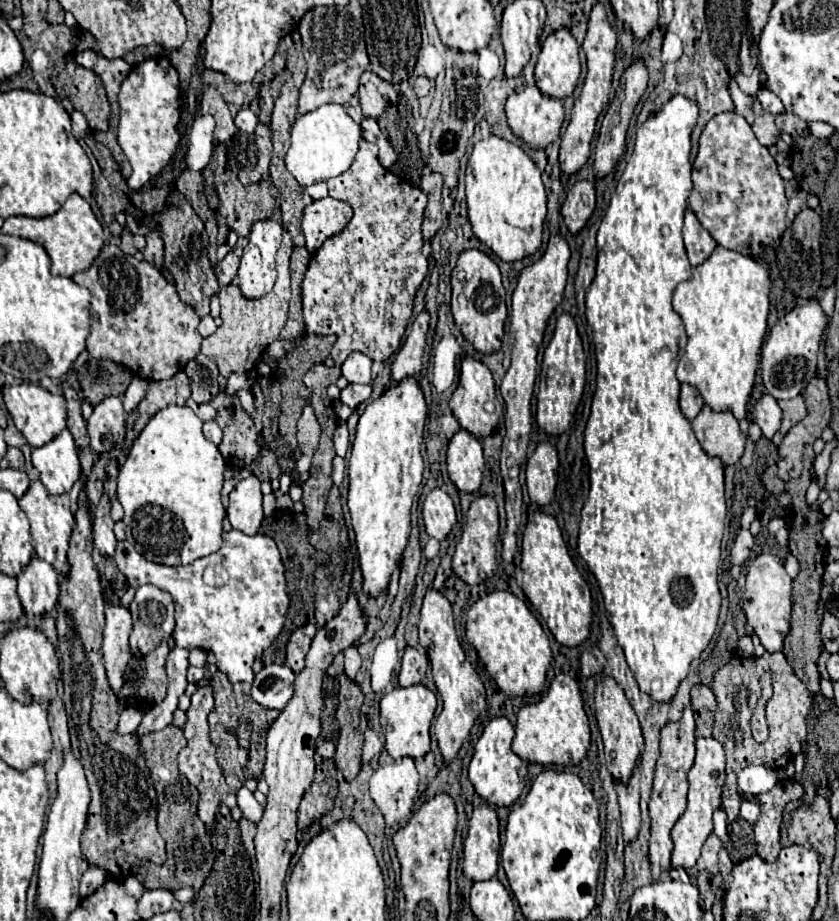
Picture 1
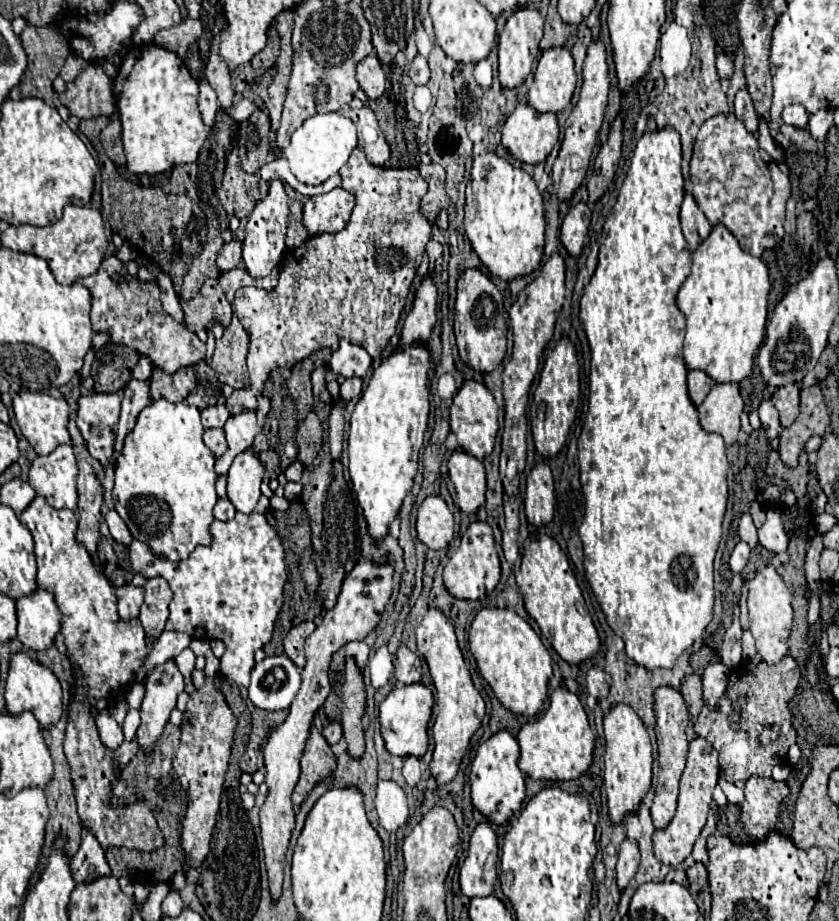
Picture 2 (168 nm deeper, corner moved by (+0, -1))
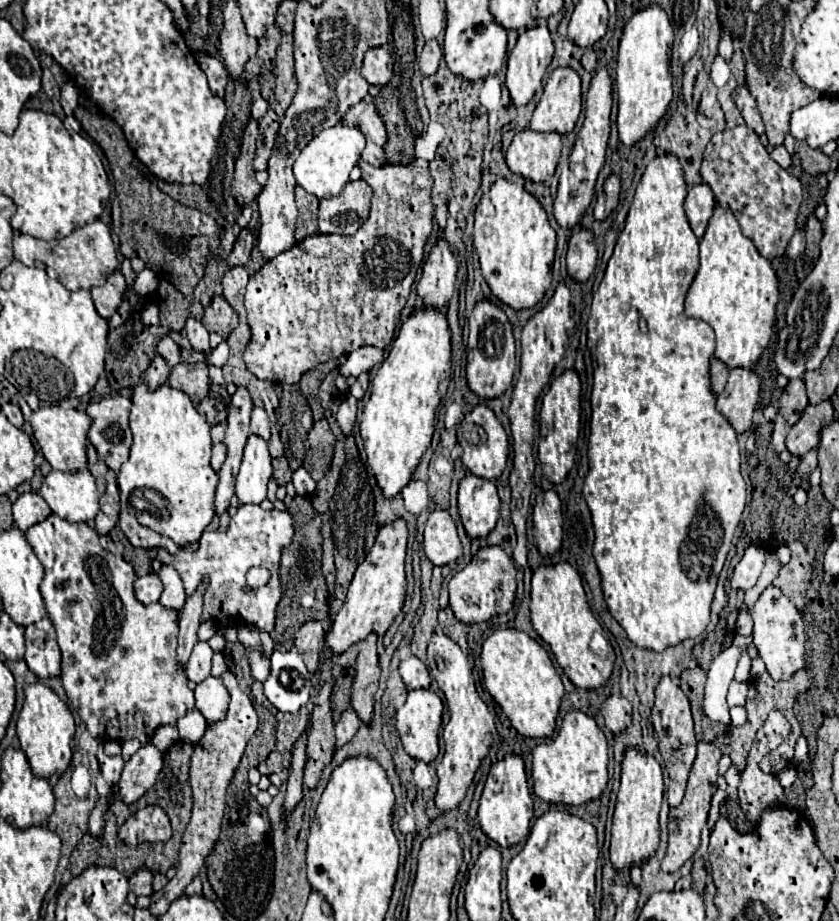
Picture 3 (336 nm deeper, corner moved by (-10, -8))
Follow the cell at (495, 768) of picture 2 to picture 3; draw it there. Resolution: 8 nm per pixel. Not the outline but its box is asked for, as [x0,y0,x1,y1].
[478,753,534,847]

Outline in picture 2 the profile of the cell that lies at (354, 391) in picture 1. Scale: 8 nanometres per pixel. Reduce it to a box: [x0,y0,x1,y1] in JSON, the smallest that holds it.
[340,378,362,400]

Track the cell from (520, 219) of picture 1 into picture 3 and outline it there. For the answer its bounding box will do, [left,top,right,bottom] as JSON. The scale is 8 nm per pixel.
[474,177,556,309]

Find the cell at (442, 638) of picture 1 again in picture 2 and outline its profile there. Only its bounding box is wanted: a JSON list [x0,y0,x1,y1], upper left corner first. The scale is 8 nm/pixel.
[416,610,486,786]

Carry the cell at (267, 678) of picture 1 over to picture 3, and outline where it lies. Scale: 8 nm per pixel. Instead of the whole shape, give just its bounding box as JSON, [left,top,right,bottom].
[264,649,312,713]

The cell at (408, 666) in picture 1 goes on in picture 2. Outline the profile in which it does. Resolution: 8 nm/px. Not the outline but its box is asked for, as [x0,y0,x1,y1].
[394,646,422,684]

